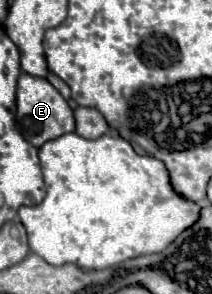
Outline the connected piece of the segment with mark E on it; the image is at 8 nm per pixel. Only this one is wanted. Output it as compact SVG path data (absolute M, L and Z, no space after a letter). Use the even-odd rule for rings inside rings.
M21 74L17 84L17 130L21 136L31 142L35 148L41 148L45 142L55 140L67 132L75 132L75 118L73 110L69 108L67 100L45 80Z

